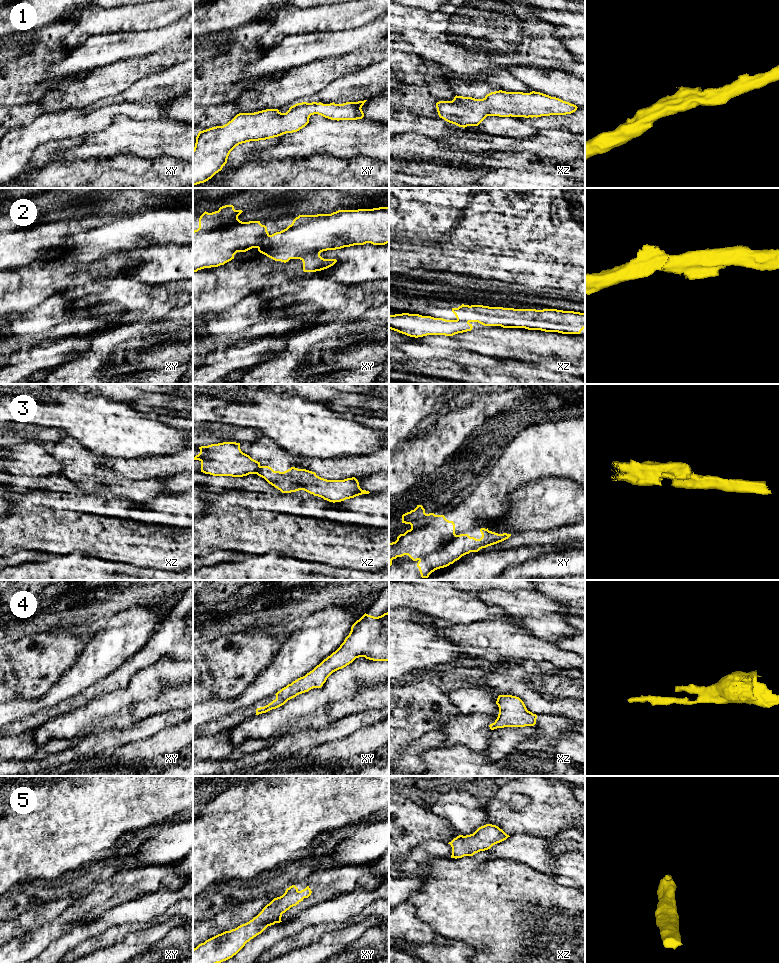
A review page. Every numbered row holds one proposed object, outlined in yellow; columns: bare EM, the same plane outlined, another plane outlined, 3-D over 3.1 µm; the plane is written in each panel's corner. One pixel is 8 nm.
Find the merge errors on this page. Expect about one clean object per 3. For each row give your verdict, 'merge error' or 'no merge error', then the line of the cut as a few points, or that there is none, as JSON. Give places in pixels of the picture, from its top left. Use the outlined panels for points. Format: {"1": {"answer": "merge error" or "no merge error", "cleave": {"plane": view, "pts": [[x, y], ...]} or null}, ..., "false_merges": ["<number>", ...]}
{"1": {"answer": "no merge error", "cleave": null}, "2": {"answer": "no merge error", "cleave": null}, "3": {"answer": "merge error", "cleave": {"plane": "xy", "pts": [[457, 535], [444, 546], [419, 560]]}}, "4": {"answer": "no merge error", "cleave": null}, "5": {"answer": "no merge error", "cleave": null}, "false_merges": ["3"]}

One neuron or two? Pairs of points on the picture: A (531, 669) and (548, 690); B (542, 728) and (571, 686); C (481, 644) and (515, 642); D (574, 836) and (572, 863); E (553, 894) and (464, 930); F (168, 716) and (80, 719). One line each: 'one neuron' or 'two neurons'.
A: one neuron
B: two neurons
C: one neuron
D: two neurons
E: one neuron
F: two neurons

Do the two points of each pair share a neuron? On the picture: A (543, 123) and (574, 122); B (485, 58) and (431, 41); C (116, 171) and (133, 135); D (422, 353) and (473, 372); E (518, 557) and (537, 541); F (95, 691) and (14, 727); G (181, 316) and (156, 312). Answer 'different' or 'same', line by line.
A: same
B: same
C: different
D: same
E: different
F: same
G: different

